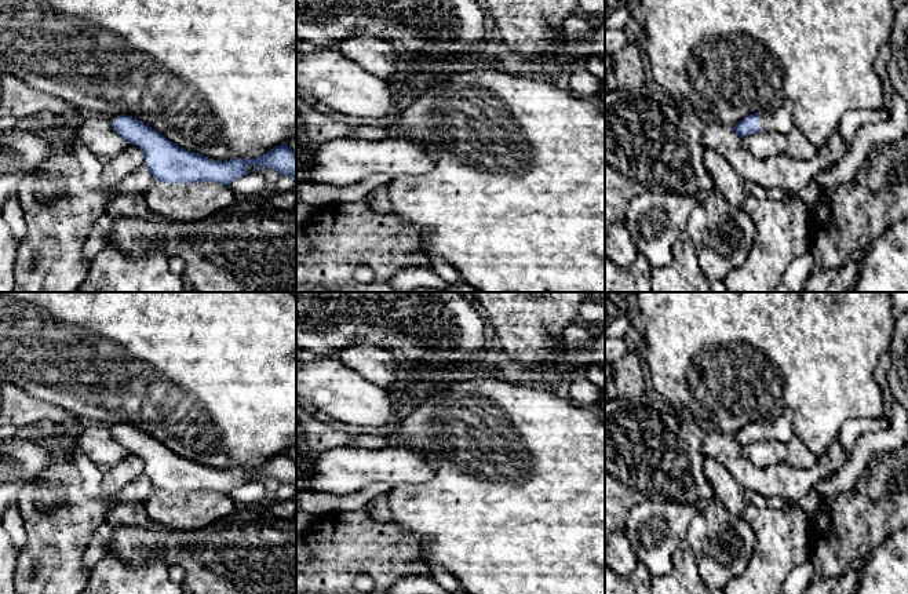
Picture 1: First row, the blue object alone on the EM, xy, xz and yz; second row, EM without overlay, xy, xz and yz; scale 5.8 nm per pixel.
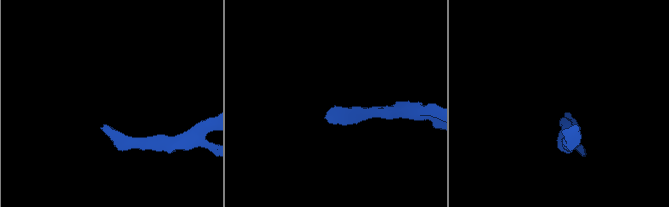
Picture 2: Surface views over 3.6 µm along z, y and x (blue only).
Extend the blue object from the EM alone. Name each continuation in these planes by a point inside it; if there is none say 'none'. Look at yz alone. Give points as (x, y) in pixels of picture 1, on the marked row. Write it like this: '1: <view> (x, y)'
1: yz (780, 120)

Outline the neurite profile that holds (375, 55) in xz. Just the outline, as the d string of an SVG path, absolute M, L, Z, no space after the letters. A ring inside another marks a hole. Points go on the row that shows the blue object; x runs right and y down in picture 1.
M367 33L344 37L338 50L365 72L386 81L391 80L397 73L411 70L409 65L395 54L390 41Z

